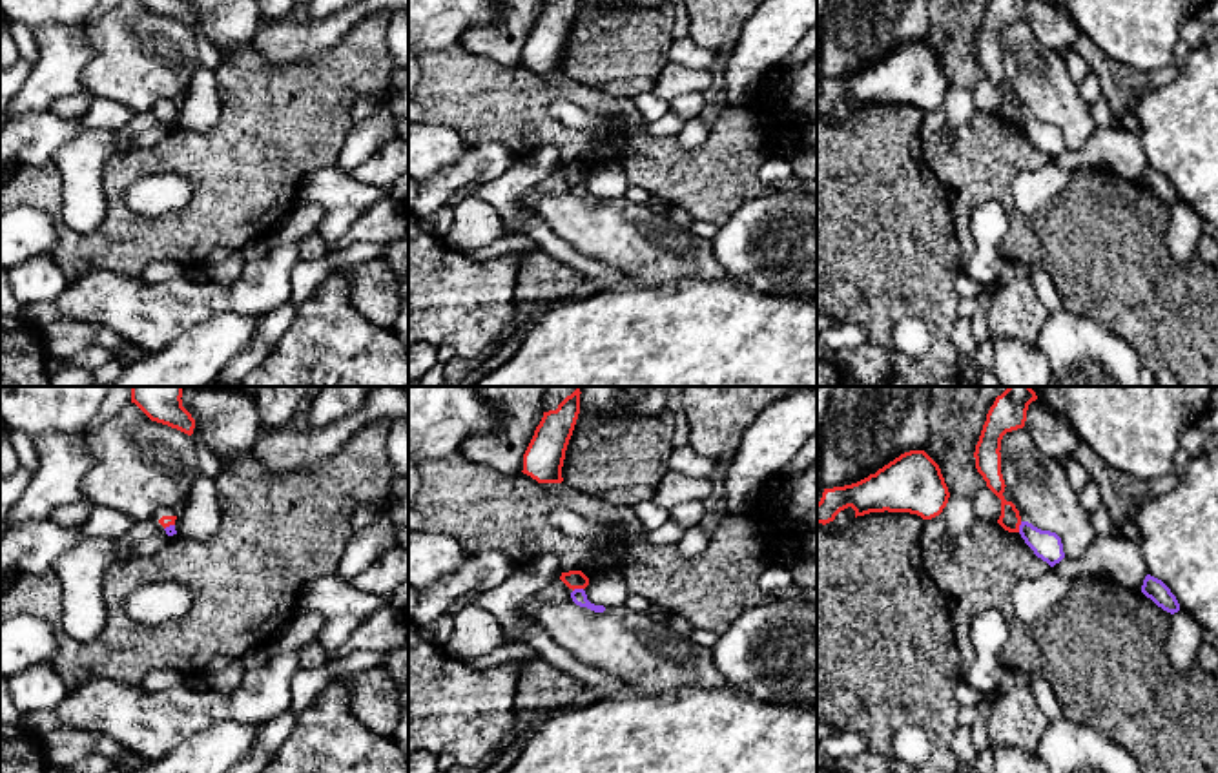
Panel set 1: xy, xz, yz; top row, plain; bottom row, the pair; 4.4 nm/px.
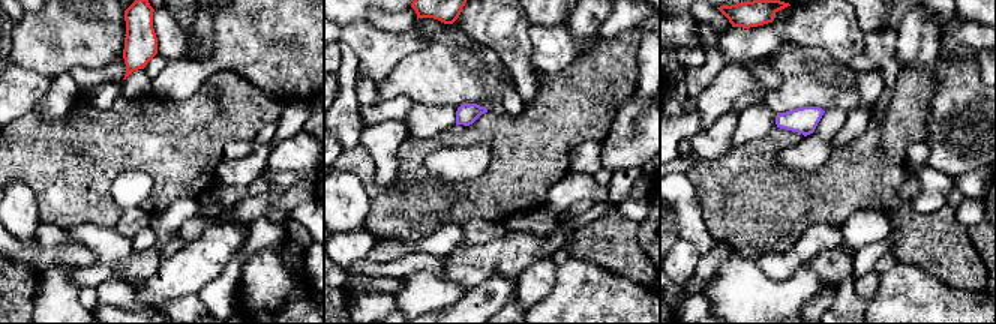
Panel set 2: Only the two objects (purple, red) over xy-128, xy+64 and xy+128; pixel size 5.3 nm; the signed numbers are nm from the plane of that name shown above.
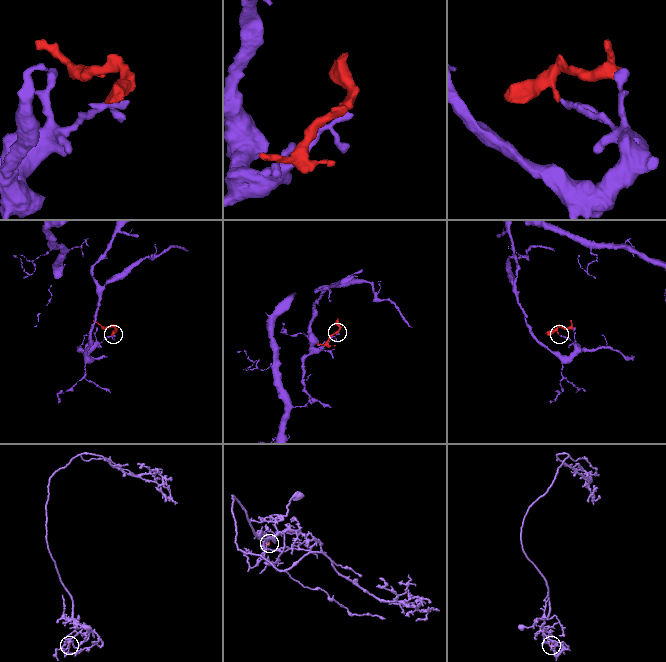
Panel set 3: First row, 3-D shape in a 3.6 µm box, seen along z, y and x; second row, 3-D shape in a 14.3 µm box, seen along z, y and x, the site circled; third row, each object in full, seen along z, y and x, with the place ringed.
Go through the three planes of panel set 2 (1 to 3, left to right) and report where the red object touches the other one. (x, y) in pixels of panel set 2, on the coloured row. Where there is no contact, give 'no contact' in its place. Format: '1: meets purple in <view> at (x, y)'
1: no contact
2: no contact
3: no contact

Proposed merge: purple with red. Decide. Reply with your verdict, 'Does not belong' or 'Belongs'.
Does not belong

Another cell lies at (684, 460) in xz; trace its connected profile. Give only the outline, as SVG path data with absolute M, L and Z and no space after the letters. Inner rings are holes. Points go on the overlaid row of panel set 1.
M689 445L673 447L669 456L669 470L698 479L709 478L717 465L717 458L702 456Z

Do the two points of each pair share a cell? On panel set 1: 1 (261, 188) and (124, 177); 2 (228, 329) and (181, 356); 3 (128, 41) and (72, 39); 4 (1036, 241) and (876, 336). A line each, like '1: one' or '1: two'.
1: one
2: one
3: two
4: two

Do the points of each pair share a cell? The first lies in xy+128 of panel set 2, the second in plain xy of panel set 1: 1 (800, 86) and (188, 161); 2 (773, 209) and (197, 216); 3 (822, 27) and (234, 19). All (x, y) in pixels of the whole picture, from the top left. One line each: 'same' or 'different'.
1: different
2: same
3: same

